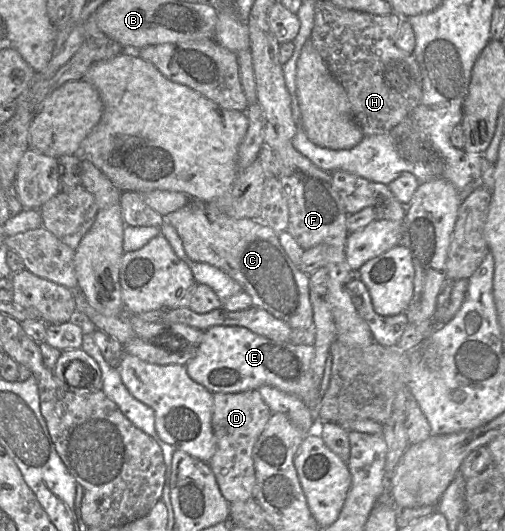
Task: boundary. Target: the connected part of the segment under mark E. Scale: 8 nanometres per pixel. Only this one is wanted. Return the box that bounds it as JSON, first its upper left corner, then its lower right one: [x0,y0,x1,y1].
[185,326,323,417]

